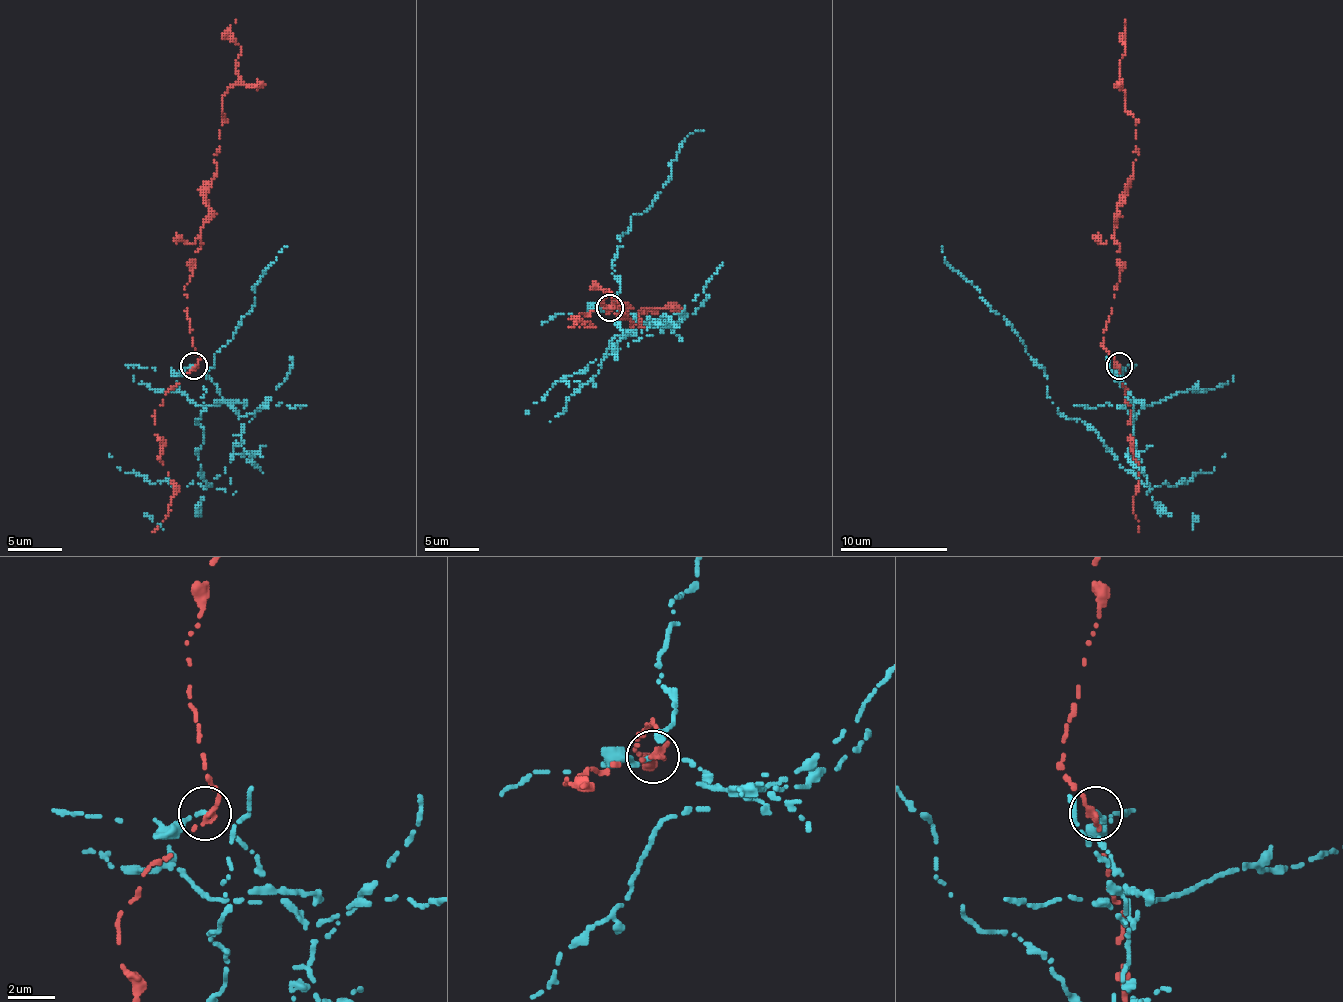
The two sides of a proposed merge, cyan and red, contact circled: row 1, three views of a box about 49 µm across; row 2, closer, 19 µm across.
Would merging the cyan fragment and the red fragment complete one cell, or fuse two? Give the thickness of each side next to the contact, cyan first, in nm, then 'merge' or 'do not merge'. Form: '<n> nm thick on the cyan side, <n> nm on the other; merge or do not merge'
200 nm thick on the cyan side, 280 nm on the other; do not merge

